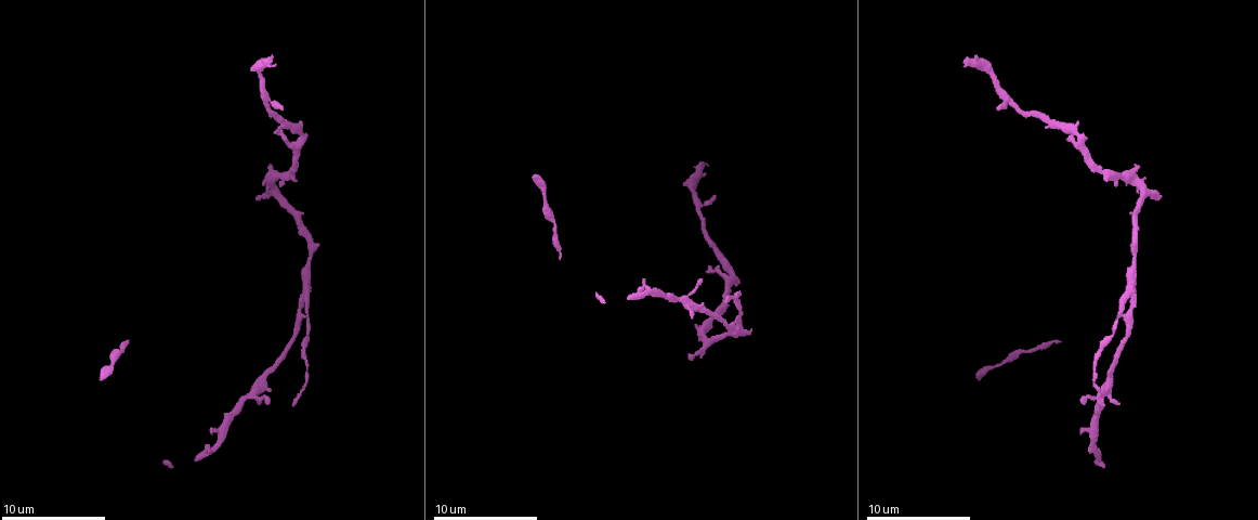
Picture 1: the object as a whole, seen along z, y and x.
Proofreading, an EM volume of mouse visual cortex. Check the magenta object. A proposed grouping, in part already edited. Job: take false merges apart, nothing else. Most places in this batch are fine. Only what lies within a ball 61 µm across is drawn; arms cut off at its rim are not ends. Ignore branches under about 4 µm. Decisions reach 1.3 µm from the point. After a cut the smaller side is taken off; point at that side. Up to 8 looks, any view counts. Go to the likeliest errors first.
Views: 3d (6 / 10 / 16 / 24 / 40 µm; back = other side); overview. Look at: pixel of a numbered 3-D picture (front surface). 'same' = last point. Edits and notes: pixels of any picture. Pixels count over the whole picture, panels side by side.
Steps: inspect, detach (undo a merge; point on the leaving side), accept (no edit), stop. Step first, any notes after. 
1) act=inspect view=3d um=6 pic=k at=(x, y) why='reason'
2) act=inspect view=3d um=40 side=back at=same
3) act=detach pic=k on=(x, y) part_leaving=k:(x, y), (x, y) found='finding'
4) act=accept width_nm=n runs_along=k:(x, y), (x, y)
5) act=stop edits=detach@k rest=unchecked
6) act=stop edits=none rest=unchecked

act=inspect view=3d um=16 pic=1 at=(300, 317) why='looks like a crossing'

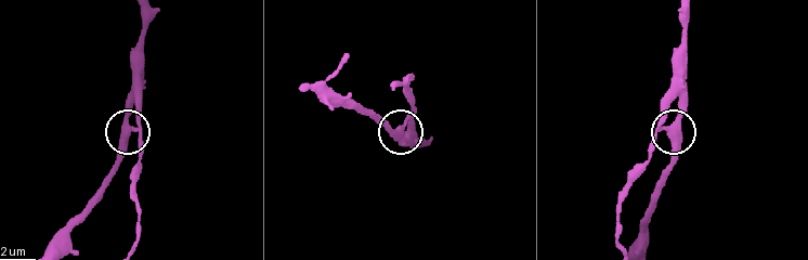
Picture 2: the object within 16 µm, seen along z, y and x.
act=accept runs_along=2:(125, 118), (129, 138), (116, 171) found='one cell here'

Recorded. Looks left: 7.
act=inspect view=3d um=6 pic=1 at=(1128, 272) why='sudden change in width'

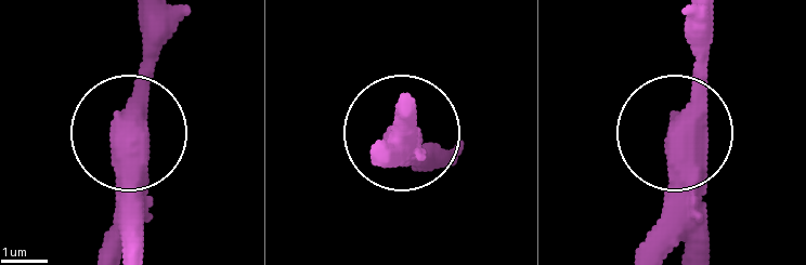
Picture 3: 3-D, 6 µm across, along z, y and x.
act=accept width_nm=580 runs_along=3:(104, 248), (143, 84), (143, 15) found='all the same cell'

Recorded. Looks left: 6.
act=inspect view=3d um=10 pic=1 at=(554, 217) why='thick turns thin'

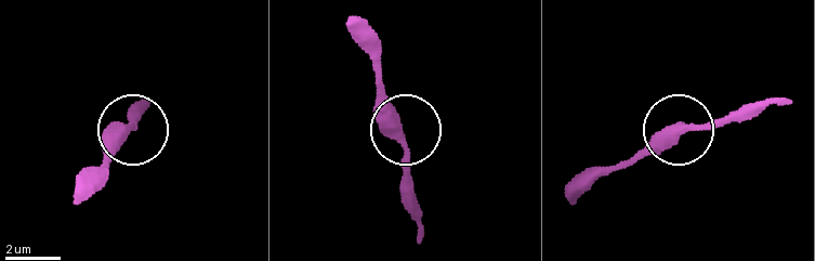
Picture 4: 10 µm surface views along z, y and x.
act=accept width_nm=370 found='one cell here'

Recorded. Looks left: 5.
act=inspect view=3d um=6 pic=1 at=(292, 129) why='narrows sharply'

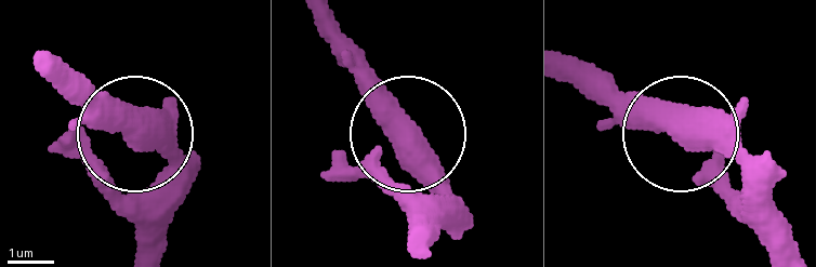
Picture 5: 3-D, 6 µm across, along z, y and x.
act=accept runs_along=5:(798, 247), (736, 164), (654, 118), (612, 76) found='all the same cell'

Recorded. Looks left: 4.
act=stop edits=none rest=unchecked

